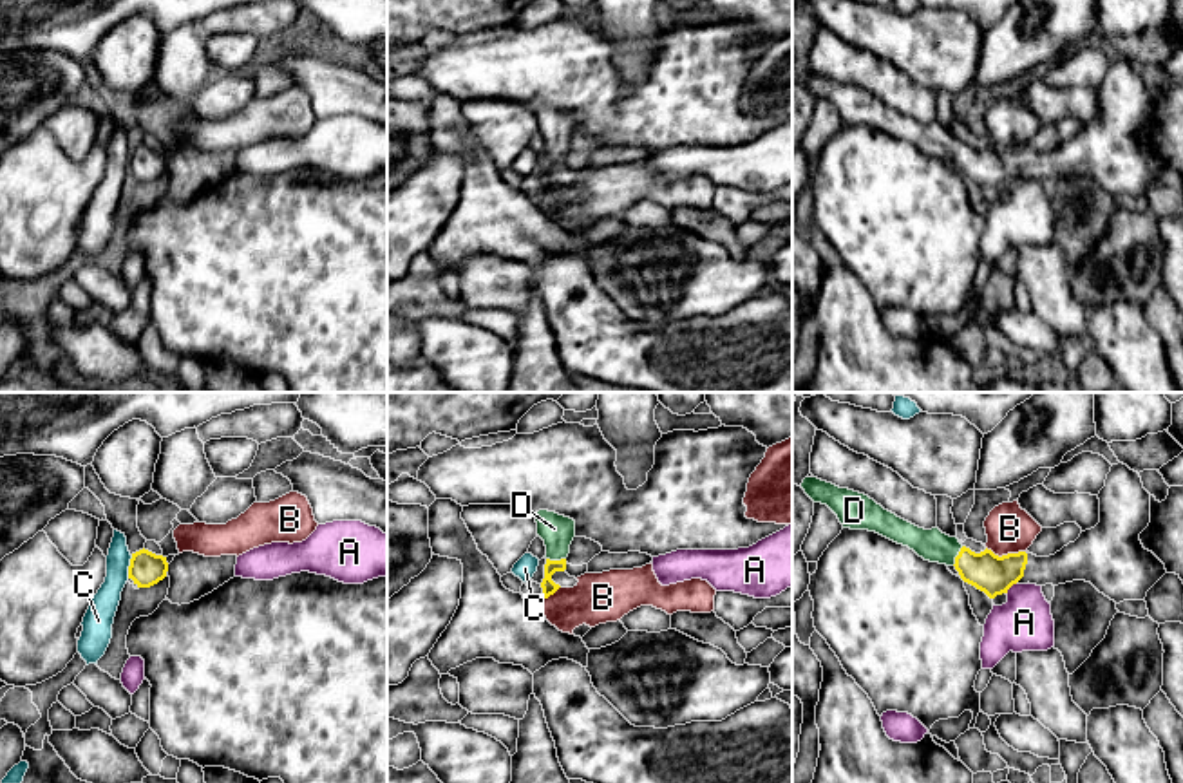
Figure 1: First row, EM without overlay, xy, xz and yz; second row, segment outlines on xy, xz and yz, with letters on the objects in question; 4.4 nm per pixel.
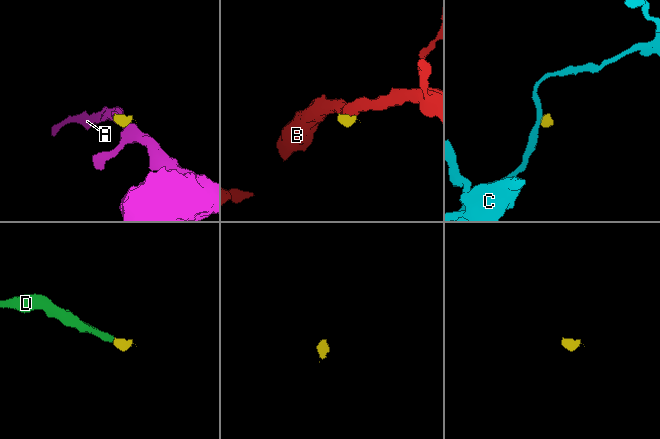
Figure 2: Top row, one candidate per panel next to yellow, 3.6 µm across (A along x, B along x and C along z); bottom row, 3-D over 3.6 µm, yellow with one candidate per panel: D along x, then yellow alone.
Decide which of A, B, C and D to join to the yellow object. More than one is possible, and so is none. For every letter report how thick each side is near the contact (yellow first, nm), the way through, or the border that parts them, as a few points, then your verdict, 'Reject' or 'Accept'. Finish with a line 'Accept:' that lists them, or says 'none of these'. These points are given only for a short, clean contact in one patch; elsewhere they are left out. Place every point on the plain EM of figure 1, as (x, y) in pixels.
A: Thickness 170 nm (yellow) against 240 nm. Boundary: yz (1017, 176), (1006, 188). Reject
B: Thickness 170 nm (yellow) against 200 nm. Boundary: yz (986, 141), (999, 150), (1024, 147). Reject
C: Thickness 150 nm (yellow) against 120 nm. Boundary: xy (132, 150), (127, 172). Reject
D: Thickness 70 nm (yellow) against 150 nm. Path across: xz (548, 181), (548, 165), (556, 156), (558, 127). Accept
Accept: D

